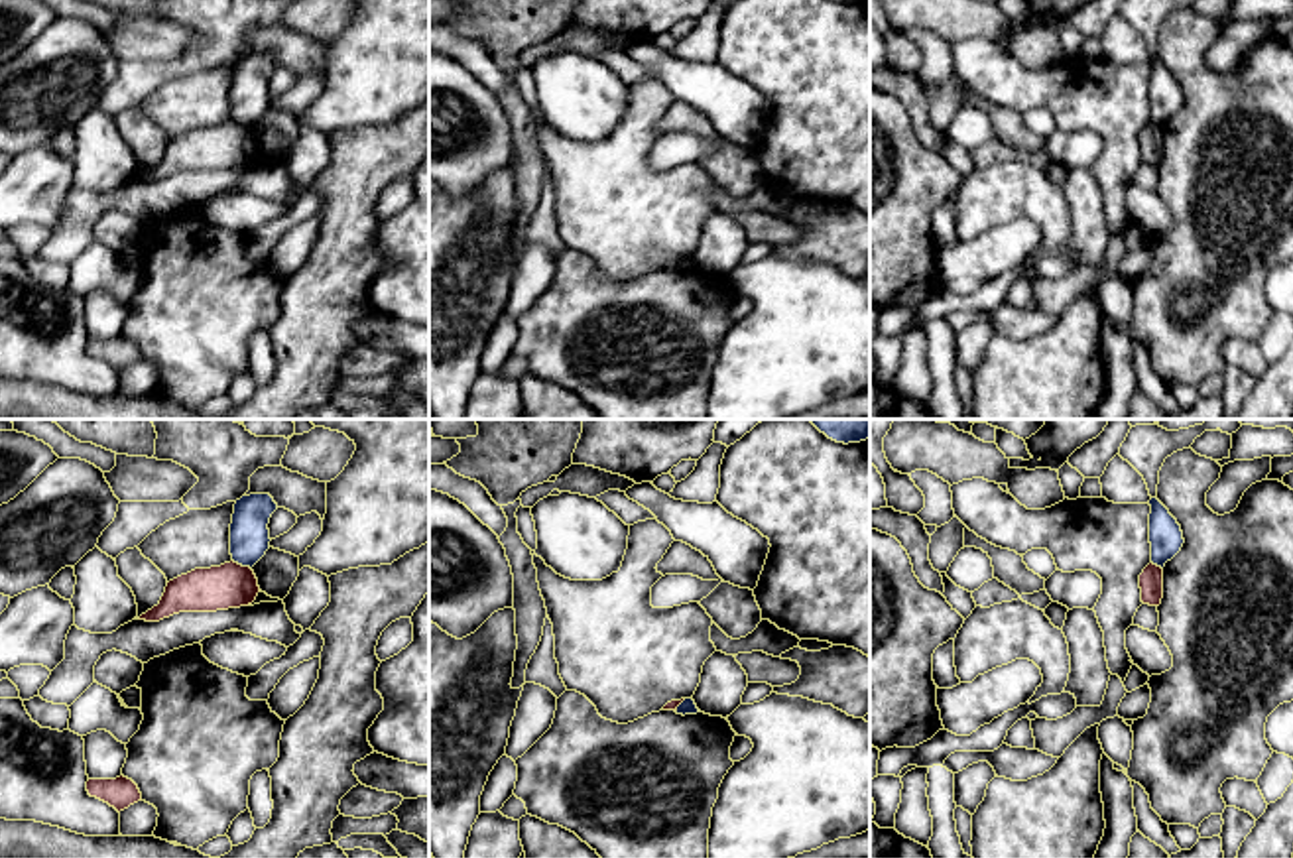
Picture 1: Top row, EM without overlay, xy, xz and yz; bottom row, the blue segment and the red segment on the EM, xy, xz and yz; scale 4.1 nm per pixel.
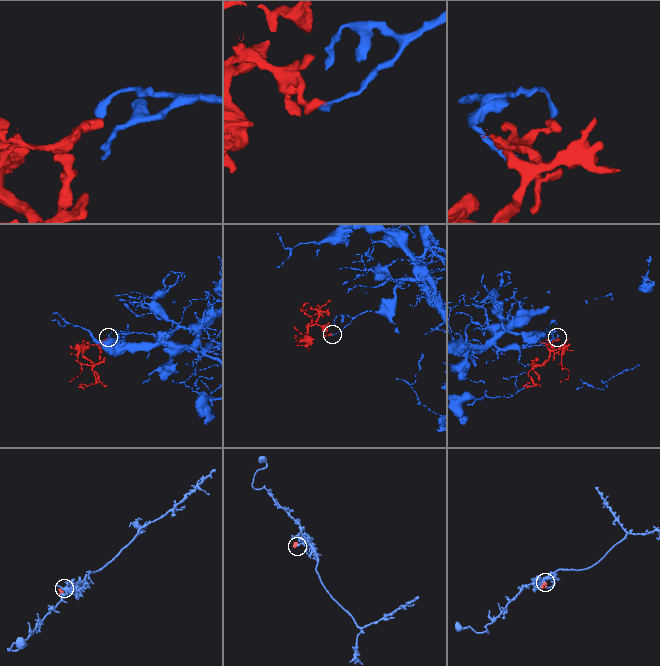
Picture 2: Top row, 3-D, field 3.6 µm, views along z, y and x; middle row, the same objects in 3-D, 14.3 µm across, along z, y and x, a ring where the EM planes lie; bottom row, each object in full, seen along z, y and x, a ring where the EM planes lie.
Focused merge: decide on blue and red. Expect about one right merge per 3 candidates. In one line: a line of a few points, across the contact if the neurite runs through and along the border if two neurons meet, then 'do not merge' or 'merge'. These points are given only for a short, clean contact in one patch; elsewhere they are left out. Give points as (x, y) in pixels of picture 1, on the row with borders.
line xy (233, 559), (250, 569); do not merge

